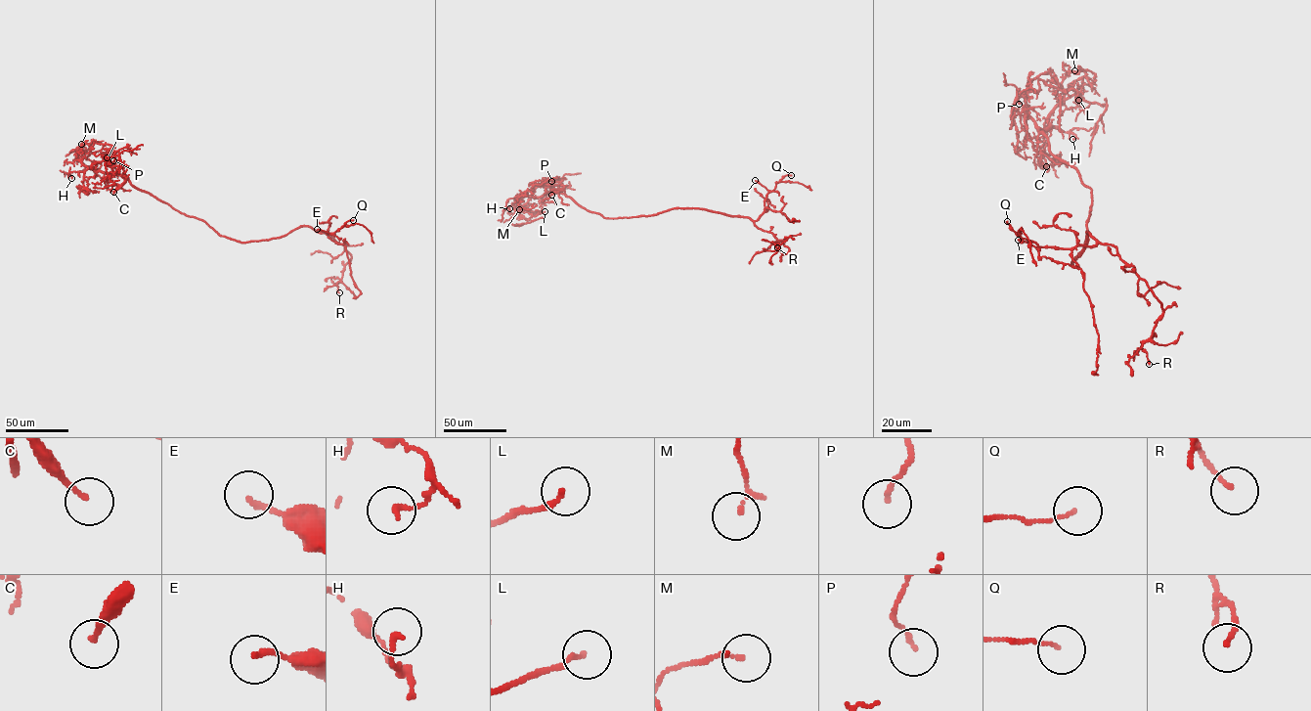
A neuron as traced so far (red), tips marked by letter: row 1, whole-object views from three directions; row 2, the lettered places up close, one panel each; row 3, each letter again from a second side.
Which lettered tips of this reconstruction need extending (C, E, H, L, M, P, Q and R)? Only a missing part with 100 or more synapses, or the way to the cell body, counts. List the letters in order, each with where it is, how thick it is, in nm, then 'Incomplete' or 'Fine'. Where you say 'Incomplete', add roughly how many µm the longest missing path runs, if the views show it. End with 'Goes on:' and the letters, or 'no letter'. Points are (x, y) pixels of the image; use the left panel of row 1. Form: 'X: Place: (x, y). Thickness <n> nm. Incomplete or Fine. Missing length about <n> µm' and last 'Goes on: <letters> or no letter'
C: Place: (113, 192). Thickness 150 nm. Fine
E: Place: (317, 229). Thickness 150 nm. Fine
H: Place: (71, 178). Thickness 160 nm. Fine
L: Place: (107, 157). Thickness 140 nm. Fine
M: Place: (81, 144). Thickness 150 nm. Fine
P: Place: (113, 160). Thickness 110 nm. Fine
Q: Place: (353, 220). Thickness 90 nm. Fine
R: Place: (339, 292). Thickness 130 nm. Fine
Goes on: no letter

